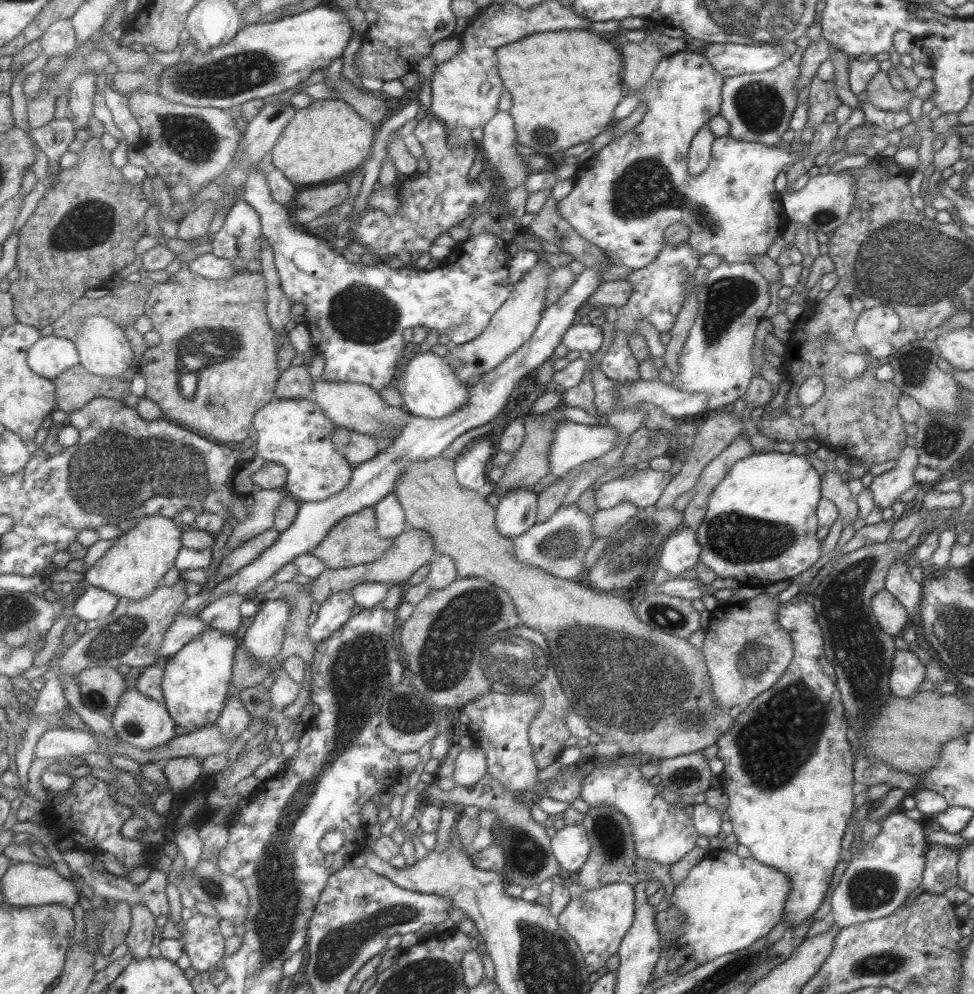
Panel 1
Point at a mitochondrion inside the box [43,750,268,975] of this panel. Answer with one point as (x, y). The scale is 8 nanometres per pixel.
(217, 891)

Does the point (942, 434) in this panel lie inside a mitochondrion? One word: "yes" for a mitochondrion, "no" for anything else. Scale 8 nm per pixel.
yes

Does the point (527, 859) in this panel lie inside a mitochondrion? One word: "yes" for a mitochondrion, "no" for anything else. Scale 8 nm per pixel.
yes

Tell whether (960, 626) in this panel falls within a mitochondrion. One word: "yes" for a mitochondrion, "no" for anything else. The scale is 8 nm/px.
yes

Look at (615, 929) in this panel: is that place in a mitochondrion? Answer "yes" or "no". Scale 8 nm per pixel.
no

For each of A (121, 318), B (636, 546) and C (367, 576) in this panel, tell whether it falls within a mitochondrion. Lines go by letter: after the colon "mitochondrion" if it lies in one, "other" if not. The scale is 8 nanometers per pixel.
A: other
B: mitochondrion
C: other

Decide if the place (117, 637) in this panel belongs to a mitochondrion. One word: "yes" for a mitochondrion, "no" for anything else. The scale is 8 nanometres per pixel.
yes

